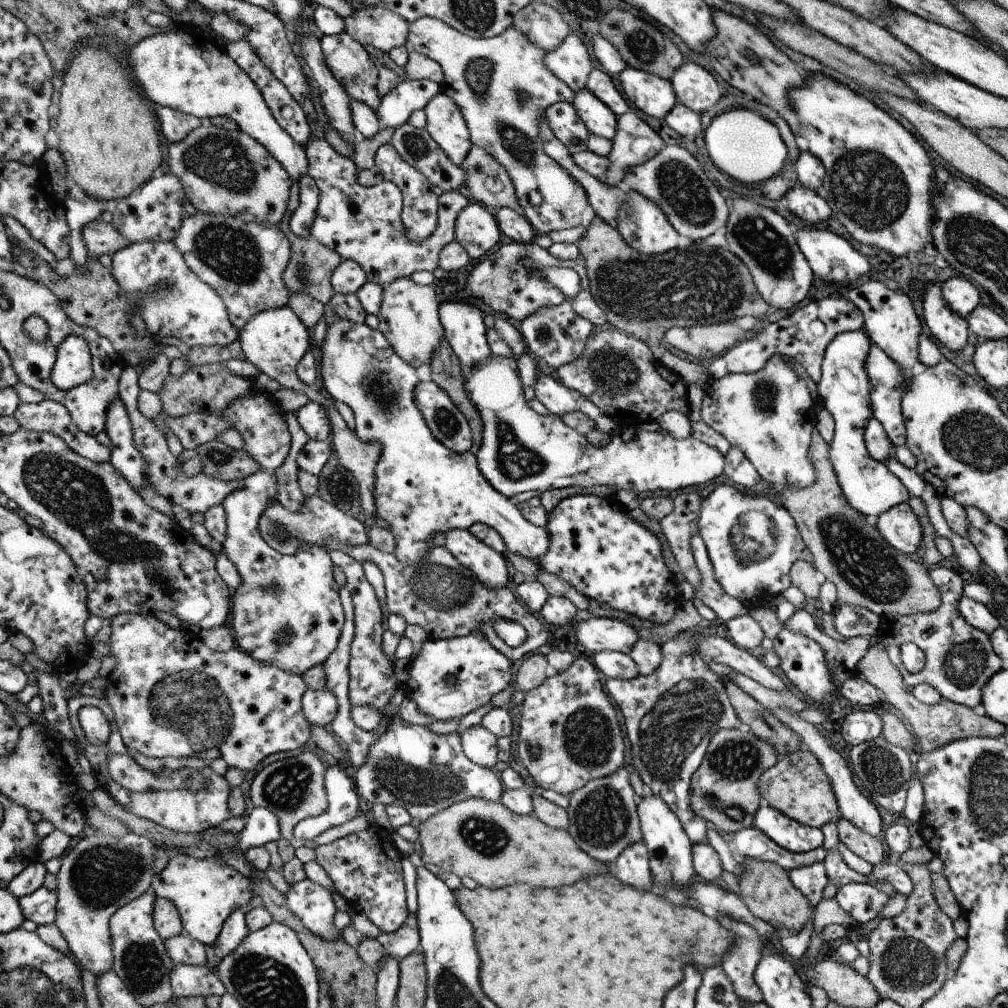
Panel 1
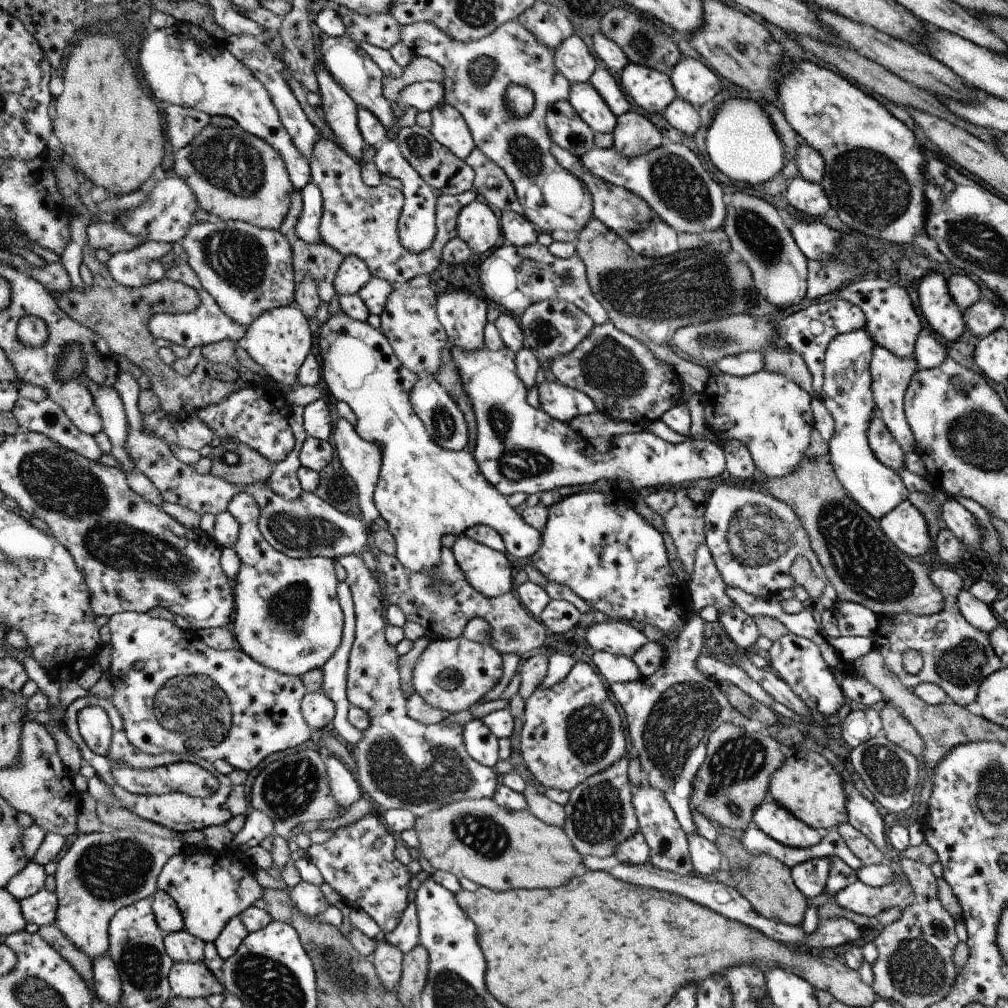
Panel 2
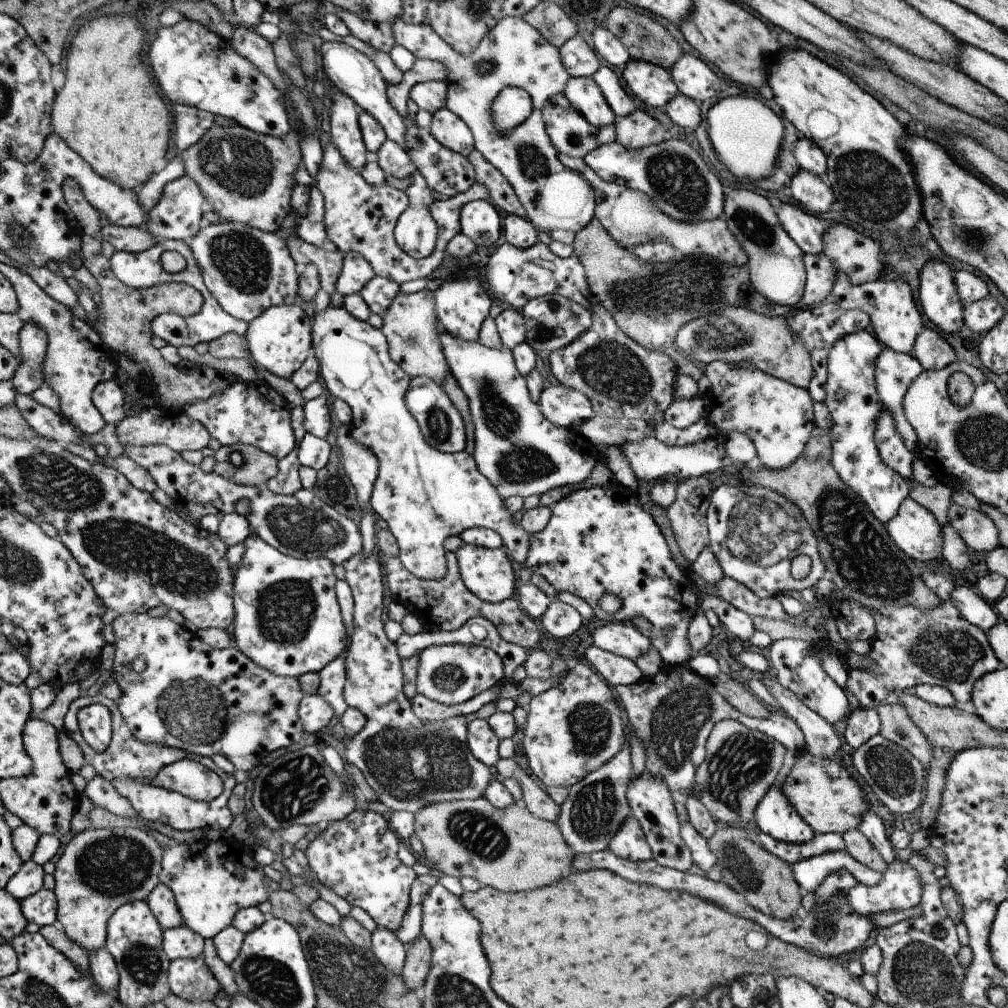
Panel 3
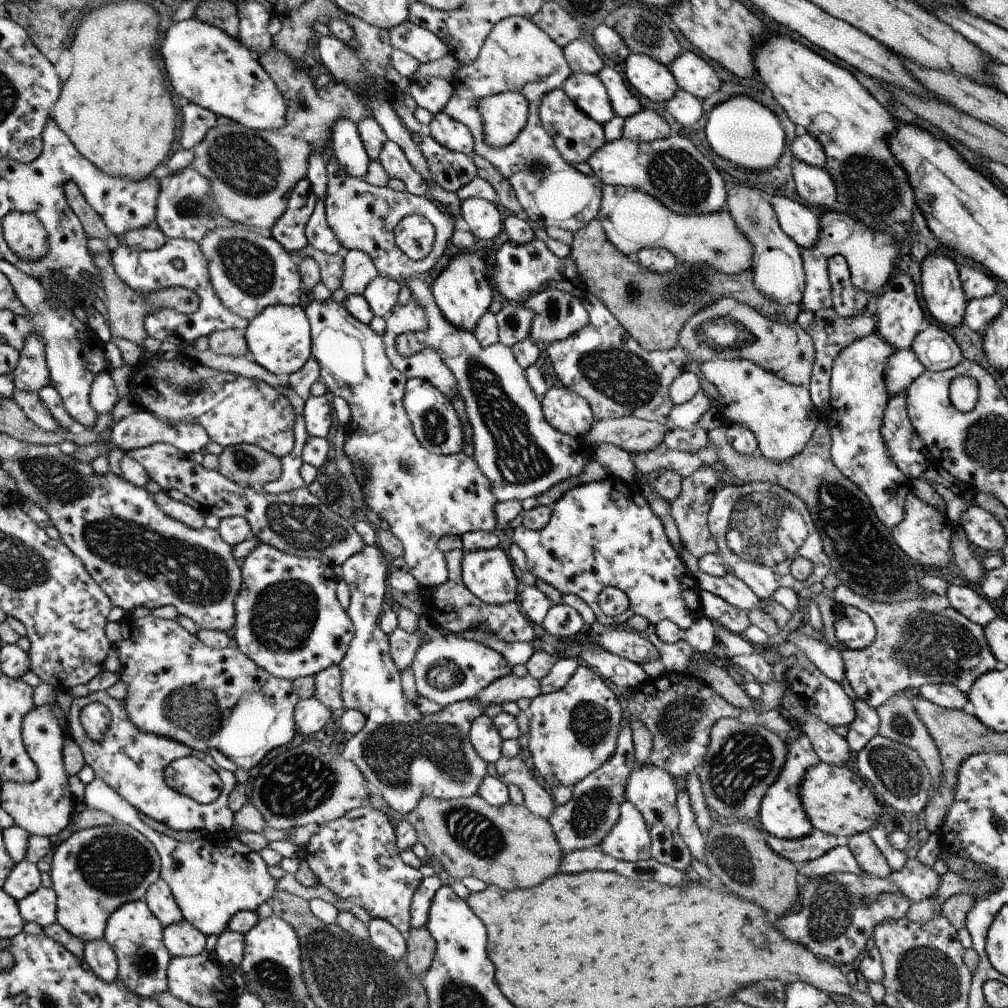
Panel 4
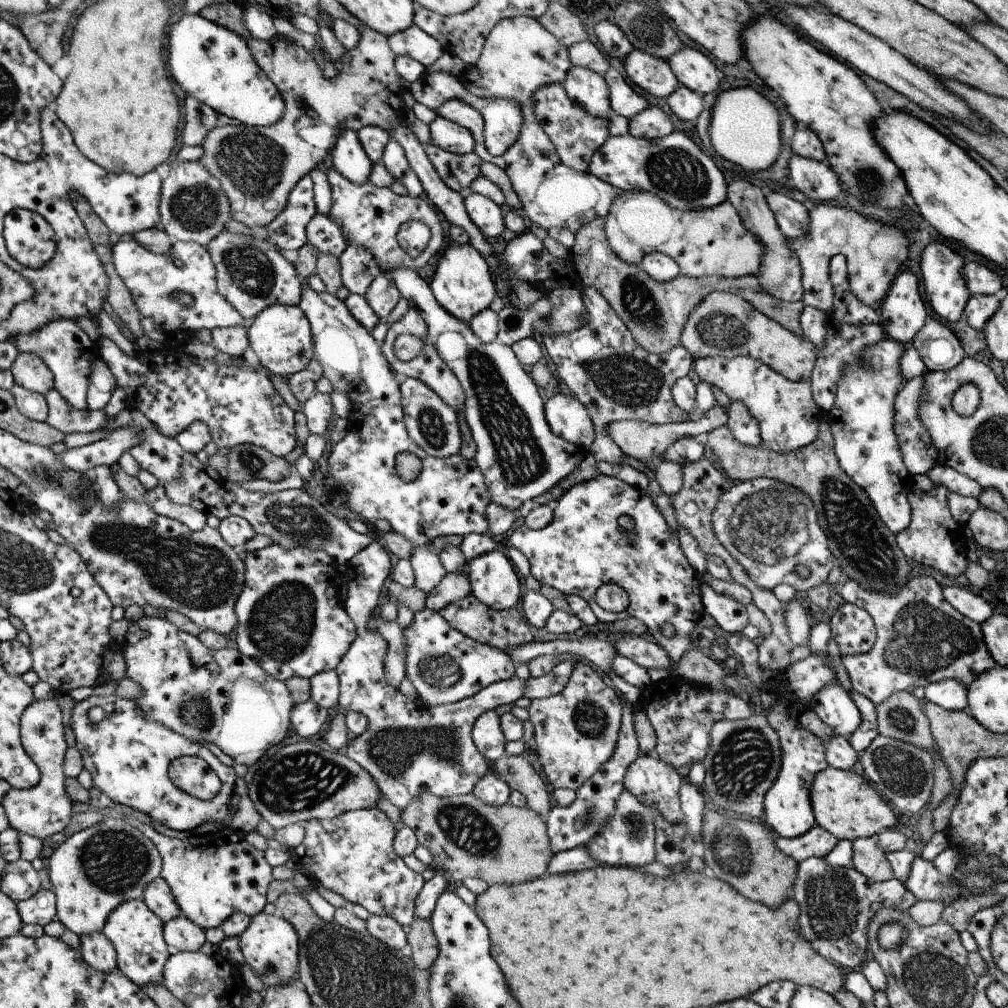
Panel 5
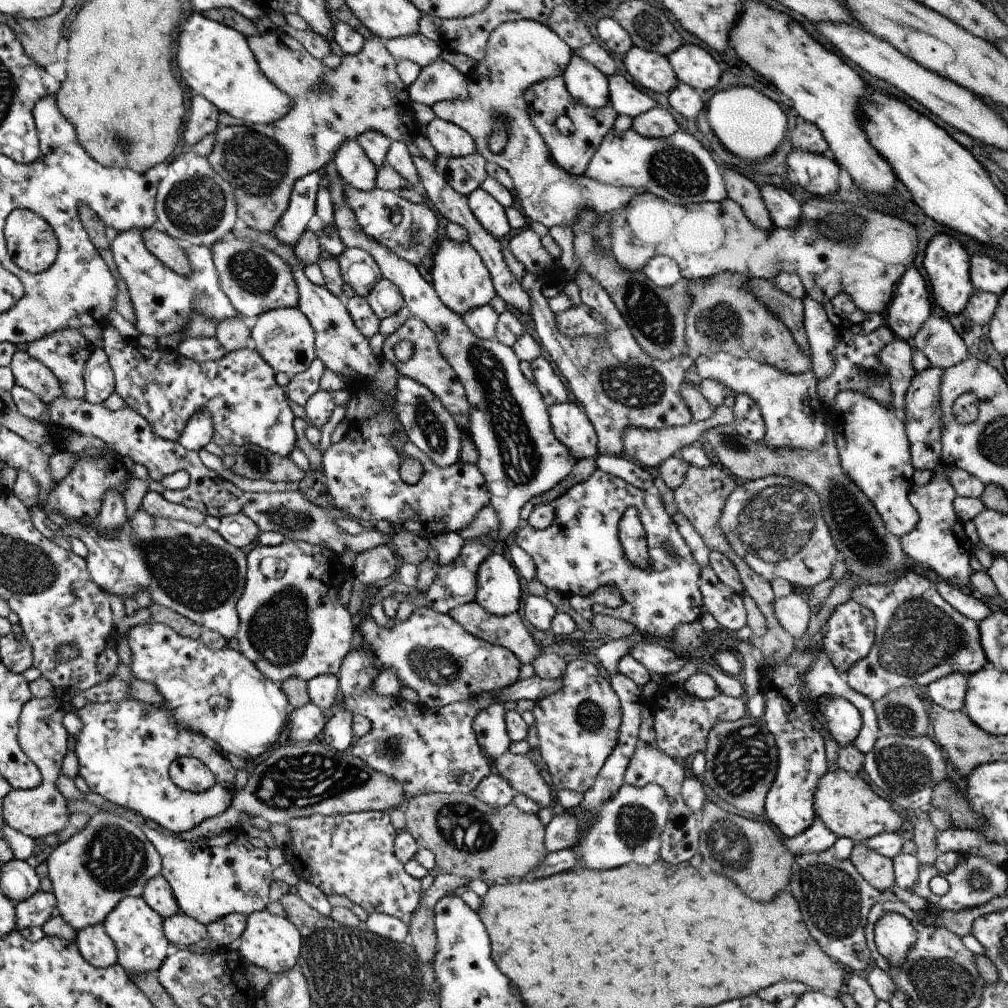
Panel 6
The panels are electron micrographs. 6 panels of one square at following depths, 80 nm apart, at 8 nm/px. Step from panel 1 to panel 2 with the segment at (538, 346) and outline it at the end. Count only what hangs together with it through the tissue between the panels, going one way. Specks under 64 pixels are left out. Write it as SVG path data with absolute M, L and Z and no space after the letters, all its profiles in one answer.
M562 300L535 302L526 308L518 321L525 334L525 345L533 350L540 362L548 363L551 363L556 356L564 356L572 352L580 342L586 339L595 326L590 316L586 316L574 304Z

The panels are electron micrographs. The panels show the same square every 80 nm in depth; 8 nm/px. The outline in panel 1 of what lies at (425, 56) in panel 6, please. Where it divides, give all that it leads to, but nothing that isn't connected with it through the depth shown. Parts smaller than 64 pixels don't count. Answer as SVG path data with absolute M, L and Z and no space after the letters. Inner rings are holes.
M424 16L411 24L406 46L409 51L420 52L442 66L444 82L440 84L441 93L452 97L461 110L473 145L486 150L498 164L502 164L508 170L518 201L524 210L524 217L536 235L548 235L550 232L569 230L578 226L587 228L591 224L596 215L589 204L584 186L542 150L542 142L538 138L544 112L554 104L560 102L573 104L576 99L573 90L546 68L544 50L531 44L520 30L512 26L498 36L478 39L465 36L456 28L430 16ZM522 92L526 94L526 98L520 98Z

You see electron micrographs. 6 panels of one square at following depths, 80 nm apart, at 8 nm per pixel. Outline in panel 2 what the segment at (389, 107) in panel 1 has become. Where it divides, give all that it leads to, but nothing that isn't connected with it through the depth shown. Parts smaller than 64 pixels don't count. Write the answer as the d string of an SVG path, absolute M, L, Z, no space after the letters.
M435 81L416 82L406 86L400 96L398 96L395 111L401 116L410 107L414 107L417 111L430 110L444 100L444 86L442 83Z

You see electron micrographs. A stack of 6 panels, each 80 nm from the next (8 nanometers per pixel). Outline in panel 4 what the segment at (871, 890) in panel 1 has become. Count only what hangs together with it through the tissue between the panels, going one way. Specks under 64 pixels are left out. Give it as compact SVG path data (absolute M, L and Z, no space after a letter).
M916 858L906 860L904 868L892 871L888 880L896 884L898 892L908 898L910 904L934 898L941 889L941 882L933 868L920 864Z

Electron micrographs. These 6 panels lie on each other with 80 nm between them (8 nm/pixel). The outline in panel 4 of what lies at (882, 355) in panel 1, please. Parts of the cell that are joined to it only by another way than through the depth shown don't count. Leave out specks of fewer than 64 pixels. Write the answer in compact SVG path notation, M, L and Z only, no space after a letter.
M896 349L894 354L890 354L884 368L884 382L890 399L906 393L924 372L924 366L911 349Z

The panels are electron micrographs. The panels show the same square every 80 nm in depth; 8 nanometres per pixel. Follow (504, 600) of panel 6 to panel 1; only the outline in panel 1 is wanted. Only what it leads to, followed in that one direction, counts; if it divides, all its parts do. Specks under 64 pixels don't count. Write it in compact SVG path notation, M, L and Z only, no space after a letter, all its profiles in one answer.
M457 529L444 533L446 548L458 562L470 568L482 580L482 584L488 584L490 588L502 588L508 586L508 566L503 554L492 550L484 541L478 540L468 529Z

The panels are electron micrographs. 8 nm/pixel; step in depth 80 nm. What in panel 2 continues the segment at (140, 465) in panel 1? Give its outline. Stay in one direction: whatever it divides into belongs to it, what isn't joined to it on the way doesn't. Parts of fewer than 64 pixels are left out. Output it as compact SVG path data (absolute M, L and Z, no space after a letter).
M93 384L89 390L94 396L94 402L103 421L102 432L108 436L112 444L109 454L115 457L119 463L118 468L124 469L124 472L137 470L136 464L132 462L132 456L126 450L129 439L129 420L120 394L114 390L113 386L104 388Z

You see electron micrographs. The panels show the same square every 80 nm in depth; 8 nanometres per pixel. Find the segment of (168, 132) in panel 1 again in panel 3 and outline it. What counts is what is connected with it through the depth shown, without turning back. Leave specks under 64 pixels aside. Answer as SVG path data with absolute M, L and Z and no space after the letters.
M182 104L174 106L174 126L176 138L174 142L180 152L196 144L204 132L215 125L214 115L194 106Z

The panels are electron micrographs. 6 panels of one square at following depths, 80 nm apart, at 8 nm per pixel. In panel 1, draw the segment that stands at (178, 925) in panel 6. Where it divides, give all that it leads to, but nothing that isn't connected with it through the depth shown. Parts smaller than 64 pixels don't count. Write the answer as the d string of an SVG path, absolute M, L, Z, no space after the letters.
M182 933L164 940L168 956L177 966L206 966L208 962L207 946L202 945L198 940L190 938L188 934Z

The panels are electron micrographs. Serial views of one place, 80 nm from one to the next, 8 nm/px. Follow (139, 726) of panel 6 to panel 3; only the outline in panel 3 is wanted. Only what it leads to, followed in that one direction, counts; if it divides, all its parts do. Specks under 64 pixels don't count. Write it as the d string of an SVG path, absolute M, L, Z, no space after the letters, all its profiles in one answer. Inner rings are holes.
M100 693L94 694L94 696L87 695L76 698L76 700L70 704L66 718L64 718L64 731L80 746L85 765L91 765L98 775L102 776L104 780L109 780L112 786L114 786L114 790L116 790L122 798L126 798L126 800L130 802L130 806L134 808L138 819L148 823L162 823L178 831L191 831L195 829L203 829L206 831L215 829L226 832L232 824L234 815L228 810L228 798L230 798L230 794L232 794L232 788L236 786L236 780L233 774L226 774L226 772L217 768L210 757L193 756L196 761L204 764L206 768L210 768L210 770L216 772L216 774L222 778L224 791L211 802L199 802L198 800L193 800L174 791L152 786L150 782L156 778L157 770L162 769L166 765L173 764L178 760L188 758L191 755L178 748L163 745L156 746L156 744L142 744L142 742L134 740L132 730L126 725L125 718L121 716L116 701L109 700ZM96 703L108 708L113 723L112 738L108 748L106 748L104 752L94 752L94 750L88 746L82 737L77 722L78 712L82 708Z

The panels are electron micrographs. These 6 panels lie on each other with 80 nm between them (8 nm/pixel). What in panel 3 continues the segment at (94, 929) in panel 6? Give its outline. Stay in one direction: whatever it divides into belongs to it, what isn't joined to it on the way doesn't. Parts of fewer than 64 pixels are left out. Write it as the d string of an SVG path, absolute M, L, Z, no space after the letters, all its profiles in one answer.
M98 948L98 952L89 952L90 974L97 982L102 994L117 996L120 990L120 970L117 961L108 949Z

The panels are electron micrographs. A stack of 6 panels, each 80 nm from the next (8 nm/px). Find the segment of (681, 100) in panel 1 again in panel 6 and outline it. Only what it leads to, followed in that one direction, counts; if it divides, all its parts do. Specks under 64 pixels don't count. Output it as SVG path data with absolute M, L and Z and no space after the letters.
M684 42L667 58L677 80L694 90L707 91L720 82L718 62L702 46Z

